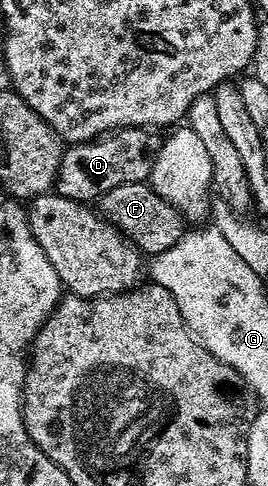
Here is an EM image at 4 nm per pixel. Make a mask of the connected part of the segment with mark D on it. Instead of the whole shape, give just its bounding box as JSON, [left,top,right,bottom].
[55,127,161,203]

